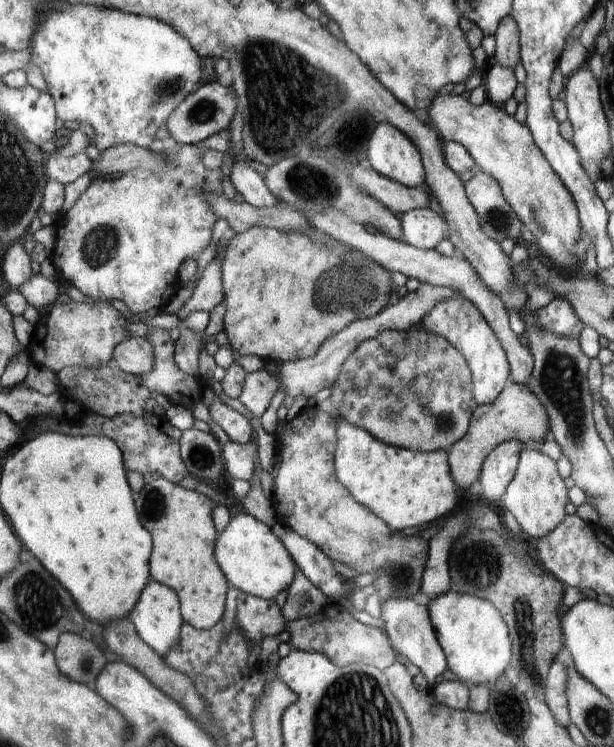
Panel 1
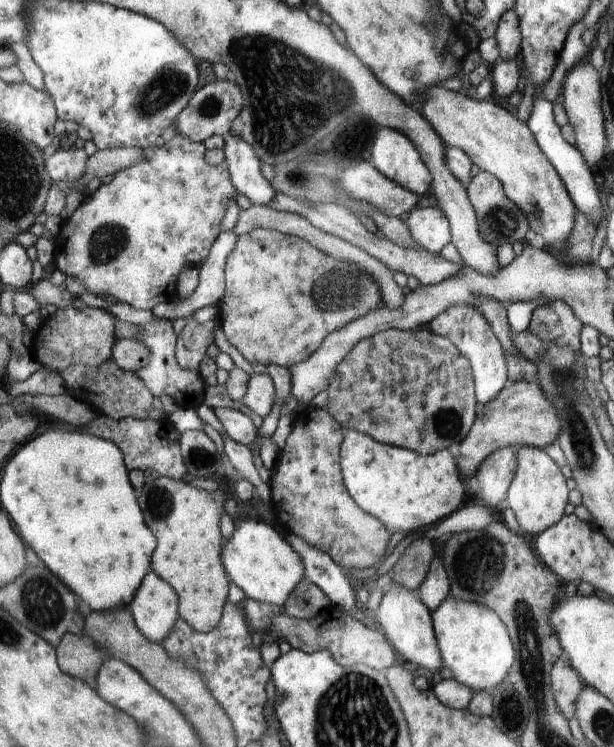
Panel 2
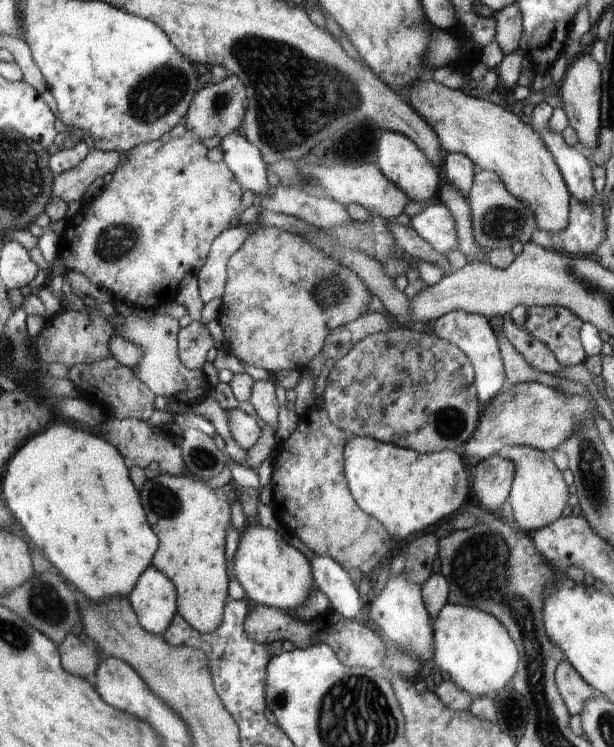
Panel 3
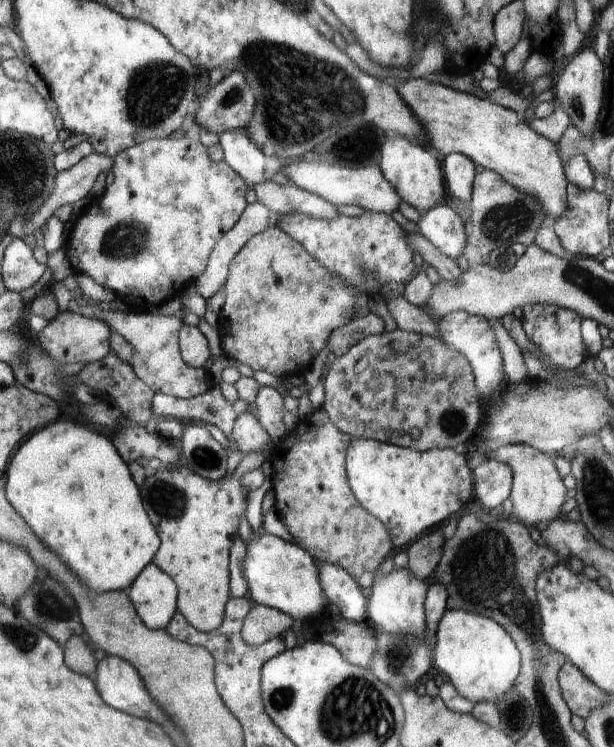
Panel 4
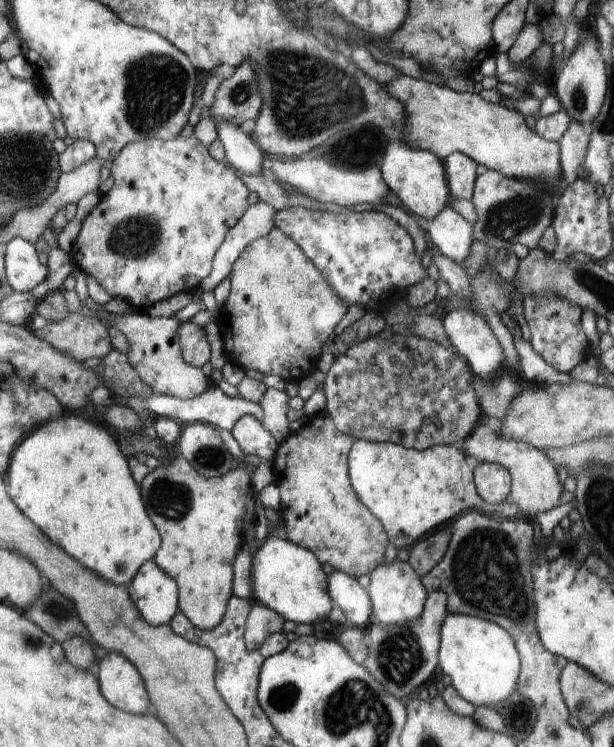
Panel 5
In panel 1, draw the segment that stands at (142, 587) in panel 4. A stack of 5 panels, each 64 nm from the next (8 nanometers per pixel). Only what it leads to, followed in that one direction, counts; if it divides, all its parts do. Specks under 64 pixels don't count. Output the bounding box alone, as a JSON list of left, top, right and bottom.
[128,578,184,656]

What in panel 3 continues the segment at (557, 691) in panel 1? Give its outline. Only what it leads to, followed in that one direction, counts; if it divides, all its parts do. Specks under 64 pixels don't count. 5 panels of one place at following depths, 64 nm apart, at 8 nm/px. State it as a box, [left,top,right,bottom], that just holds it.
[555,659,597,715]

